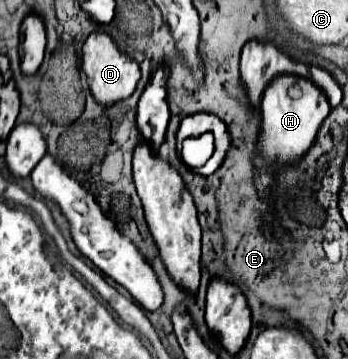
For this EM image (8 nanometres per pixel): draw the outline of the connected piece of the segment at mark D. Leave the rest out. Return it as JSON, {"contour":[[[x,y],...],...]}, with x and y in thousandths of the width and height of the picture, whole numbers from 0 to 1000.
{"contour":[[[273,86],[250,103],[250,114],[239,120],[239,164],[233,164],[239,198],[250,209],[250,231],[261,242],[267,270],[290,287],[290,292],[325,292],[336,281],[365,276],[399,226],[399,181],[382,159],[371,159],[365,148],[353,148],[336,120],[296,86]]]}

